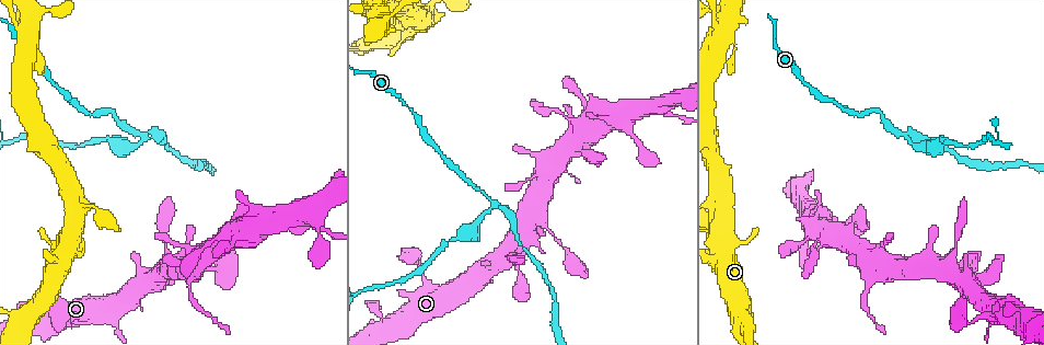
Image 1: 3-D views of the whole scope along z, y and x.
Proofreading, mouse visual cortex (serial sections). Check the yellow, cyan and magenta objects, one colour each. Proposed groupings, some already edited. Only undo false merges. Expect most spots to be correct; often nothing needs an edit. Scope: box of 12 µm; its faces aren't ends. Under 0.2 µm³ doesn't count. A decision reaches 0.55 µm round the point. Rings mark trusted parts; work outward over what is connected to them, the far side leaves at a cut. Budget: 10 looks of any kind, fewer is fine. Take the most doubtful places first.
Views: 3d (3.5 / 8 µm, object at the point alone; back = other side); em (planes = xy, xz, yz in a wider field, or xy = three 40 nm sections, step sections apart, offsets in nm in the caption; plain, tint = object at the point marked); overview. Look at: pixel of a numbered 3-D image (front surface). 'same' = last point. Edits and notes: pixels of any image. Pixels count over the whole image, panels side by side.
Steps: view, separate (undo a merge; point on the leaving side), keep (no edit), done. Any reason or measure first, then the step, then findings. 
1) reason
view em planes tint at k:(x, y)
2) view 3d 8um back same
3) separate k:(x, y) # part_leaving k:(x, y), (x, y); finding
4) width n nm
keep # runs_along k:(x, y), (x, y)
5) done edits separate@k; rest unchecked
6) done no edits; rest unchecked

arms part here
view em xy step 5 tint at 1:(142, 133)

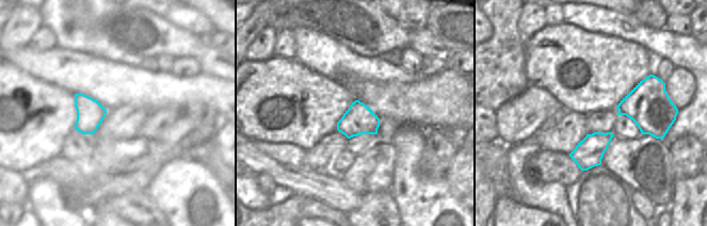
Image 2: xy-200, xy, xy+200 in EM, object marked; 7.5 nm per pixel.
view 3d 3.5um same

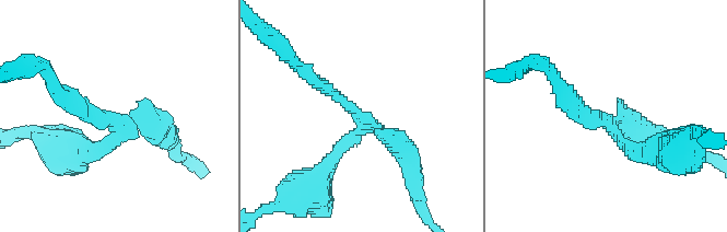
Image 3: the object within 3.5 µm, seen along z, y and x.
arms 3; arm_widths 200, 200, 300 nm
separate 3:(331, 158) # part_leaving 3:(358, 135), (288, 199); two cells meet here

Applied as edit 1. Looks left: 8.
small branch off a trunk
view 3d 3.5um at 1:(385, 22)

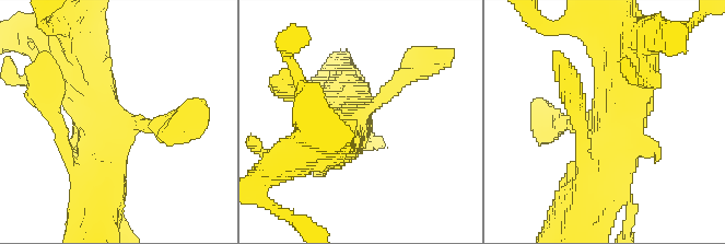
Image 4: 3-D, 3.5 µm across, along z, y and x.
keep # runs_along 4:(97, 201), (104, 138), (164, 125); all the same cell

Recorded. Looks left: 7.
thin neck
view 3d 8um at 1:(116, 316)

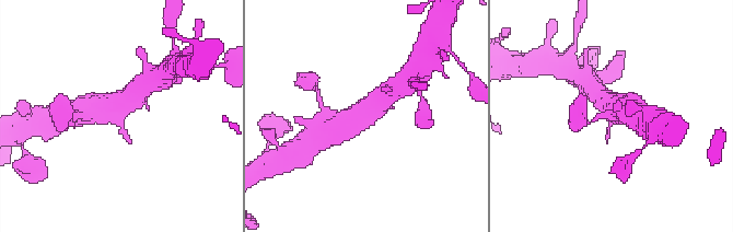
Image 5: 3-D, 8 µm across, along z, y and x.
zoom in
view 3d 3.5um back at 5:(121, 115)

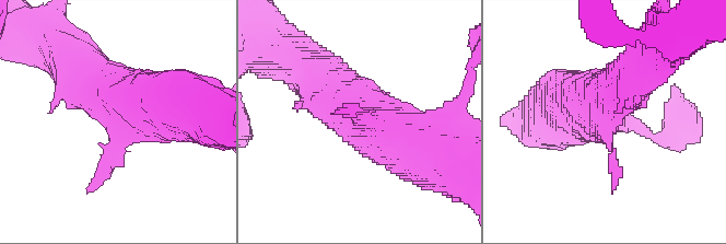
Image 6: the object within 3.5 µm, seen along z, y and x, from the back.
keep # all the same cell

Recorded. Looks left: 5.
narrows sharply
view 3d 3.5um back at 1:(541, 222)

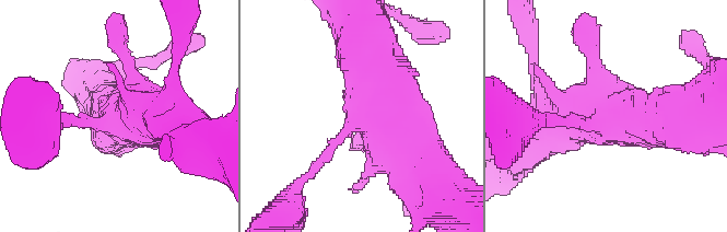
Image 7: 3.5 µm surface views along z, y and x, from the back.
keep # runs_along 7:(426, 173), (366, 46); continuous, no second cell

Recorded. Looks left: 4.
done edits separate@3; rest unchecked

